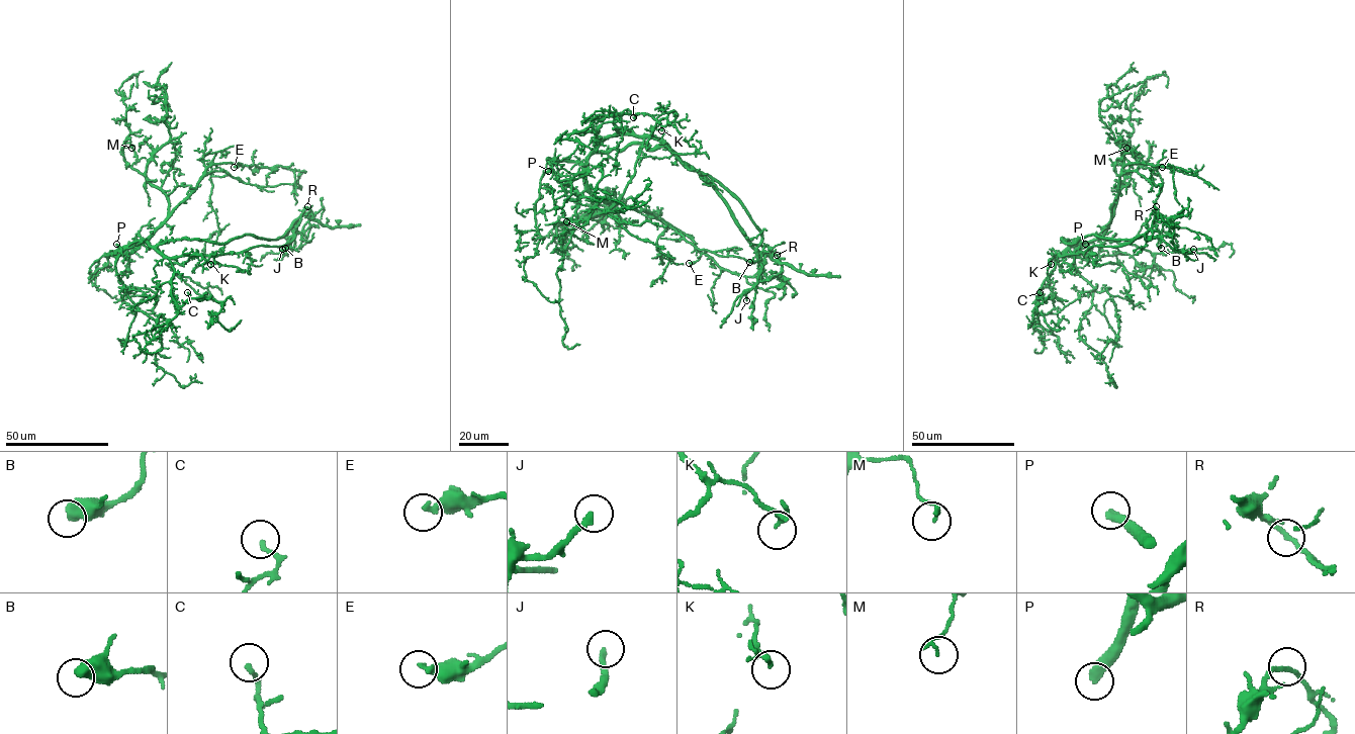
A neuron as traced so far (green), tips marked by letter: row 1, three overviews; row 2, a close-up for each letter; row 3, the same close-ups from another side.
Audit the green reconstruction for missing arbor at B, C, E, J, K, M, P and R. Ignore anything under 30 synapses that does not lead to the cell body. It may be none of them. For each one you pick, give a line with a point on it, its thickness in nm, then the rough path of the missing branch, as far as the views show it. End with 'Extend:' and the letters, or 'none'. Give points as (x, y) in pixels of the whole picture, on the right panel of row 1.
J: at (1193, 249); 240 nm thick; missing branch runs (1193, 249), (1208, 243), (1221, 259)
P: at (1085, 244); 360 nm thick; missing branch runs (1085, 244), (1092, 240), (1088, 244), (1084, 240), (1073, 242), (1074, 245)
Extend: J, P

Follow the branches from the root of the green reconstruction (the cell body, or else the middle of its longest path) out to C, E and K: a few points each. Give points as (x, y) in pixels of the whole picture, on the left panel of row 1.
C: (148, 242), (171, 264), (172, 298), (179, 305), (188, 298), (187, 292)
E: (148, 242), (195, 188), (208, 167), (223, 163), (244, 165), (234, 167)
K: (148, 242), (168, 257), (201, 255), (210, 264)

